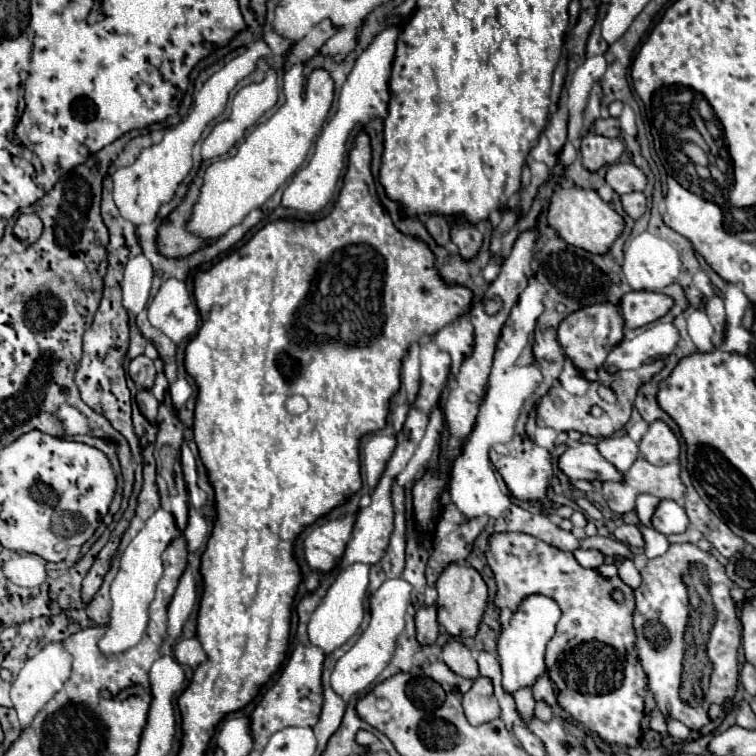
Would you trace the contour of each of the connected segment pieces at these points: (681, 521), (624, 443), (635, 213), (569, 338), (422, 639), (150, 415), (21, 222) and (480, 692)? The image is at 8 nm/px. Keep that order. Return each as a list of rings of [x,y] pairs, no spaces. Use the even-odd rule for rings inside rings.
[[[663,499],[653,515],[653,529],[657,529],[663,535],[671,535],[671,533],[683,533],[687,529],[685,521],[685,509],[681,505],[677,505],[673,499]]]
[[[623,435],[623,437],[605,437],[597,443],[597,449],[621,473],[625,473],[633,465],[633,461],[639,457],[637,443],[631,441],[627,435]]]
[[[639,191],[621,195],[621,203],[623,203],[625,213],[627,213],[631,219],[639,219],[639,217],[645,213],[645,205],[647,205],[645,195],[639,193]]]
[[[593,303],[587,305],[569,317],[565,317],[559,325],[559,343],[563,347],[563,353],[573,361],[577,369],[599,369],[607,357],[607,353],[623,339],[623,317],[619,313],[619,307],[613,303]]]
[[[421,607],[415,615],[415,625],[417,625],[417,641],[421,645],[433,645],[439,635],[439,623],[437,623],[437,613],[435,607]]]
[[[141,389],[141,391],[137,393],[135,399],[137,399],[137,405],[139,405],[139,411],[141,411],[141,413],[151,421],[151,423],[155,423],[159,401],[153,397],[153,393],[147,391],[147,389]]]
[[[23,213],[23,215],[19,215],[19,219],[15,223],[15,229],[13,229],[15,237],[19,237],[27,245],[35,243],[39,239],[41,231],[43,231],[43,221],[35,213]]]
[[[479,677],[473,687],[463,695],[463,709],[471,725],[481,725],[501,715],[499,701],[493,693],[493,683],[489,677]]]

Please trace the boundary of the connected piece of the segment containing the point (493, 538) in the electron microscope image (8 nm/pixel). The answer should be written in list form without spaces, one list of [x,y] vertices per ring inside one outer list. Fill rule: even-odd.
[[[493,533],[489,535],[489,547],[485,551],[487,563],[495,573],[497,581],[497,595],[495,607],[497,611],[509,609],[511,613],[517,611],[521,601],[531,593],[541,593],[551,597],[561,607],[561,619],[557,623],[557,633],[547,643],[547,673],[559,689],[557,703],[587,731],[597,733],[605,743],[619,745],[619,747],[637,747],[641,741],[641,721],[645,717],[645,693],[647,693],[647,675],[641,667],[641,661],[635,651],[635,627],[633,627],[633,611],[635,611],[635,597],[633,589],[625,585],[619,577],[605,579],[599,575],[597,569],[585,569],[577,563],[573,553],[561,551],[533,535],[527,533]],[[613,587],[623,589],[625,601],[615,603],[611,599]]]

